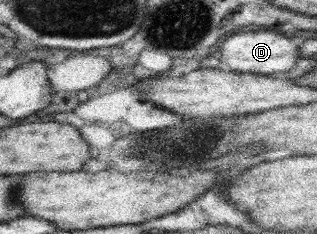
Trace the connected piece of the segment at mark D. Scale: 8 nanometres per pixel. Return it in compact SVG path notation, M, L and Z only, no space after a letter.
M245 32L245 34L233 34L223 44L215 46L213 55L223 61L226 68L231 71L251 72L259 75L269 75L273 72L286 72L296 68L296 62L300 57L299 38L293 36L285 38L281 34L273 32Z

